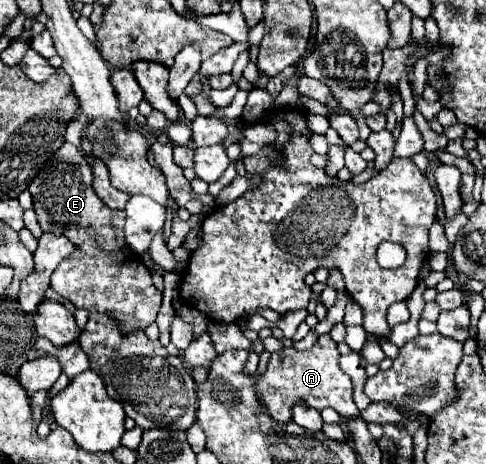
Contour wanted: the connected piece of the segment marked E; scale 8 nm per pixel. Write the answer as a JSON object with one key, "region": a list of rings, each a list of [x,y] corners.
{"region":[[[65,141],[53,153],[49,165],[51,167],[43,167],[29,185],[37,221],[43,231],[65,235],[79,251],[79,255],[67,257],[53,271],[51,289],[77,309],[107,313],[119,323],[123,335],[147,329],[161,307],[161,293],[155,289],[151,271],[141,257],[125,243],[125,211],[113,211],[97,197],[93,189],[93,169],[79,147]]]}

